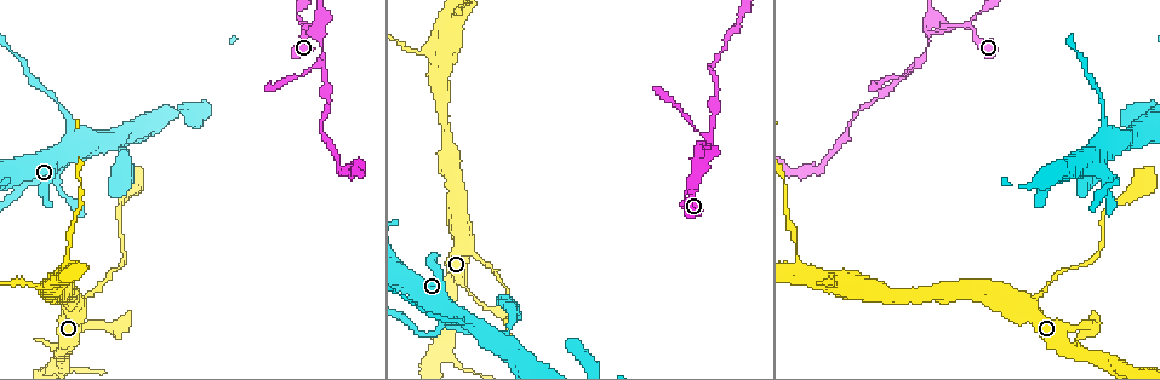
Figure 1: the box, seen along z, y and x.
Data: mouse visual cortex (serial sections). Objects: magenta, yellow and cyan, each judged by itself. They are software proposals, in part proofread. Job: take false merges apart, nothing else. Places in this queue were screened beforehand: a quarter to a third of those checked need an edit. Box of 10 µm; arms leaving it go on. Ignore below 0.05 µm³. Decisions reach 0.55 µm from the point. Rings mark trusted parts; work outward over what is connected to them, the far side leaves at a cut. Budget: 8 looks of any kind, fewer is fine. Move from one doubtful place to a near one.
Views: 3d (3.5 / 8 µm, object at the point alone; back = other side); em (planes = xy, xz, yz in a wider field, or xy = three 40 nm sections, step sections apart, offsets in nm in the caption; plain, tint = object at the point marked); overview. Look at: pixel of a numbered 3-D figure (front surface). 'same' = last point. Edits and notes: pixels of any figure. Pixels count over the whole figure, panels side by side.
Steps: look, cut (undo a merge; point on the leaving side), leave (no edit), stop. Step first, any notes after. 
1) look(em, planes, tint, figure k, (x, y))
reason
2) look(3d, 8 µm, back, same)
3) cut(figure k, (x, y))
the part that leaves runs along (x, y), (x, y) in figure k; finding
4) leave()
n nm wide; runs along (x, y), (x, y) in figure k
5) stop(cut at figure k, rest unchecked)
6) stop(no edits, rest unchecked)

look(3d, 3.5 µm, figure 1, (1107, 132))
side arm on a straight run

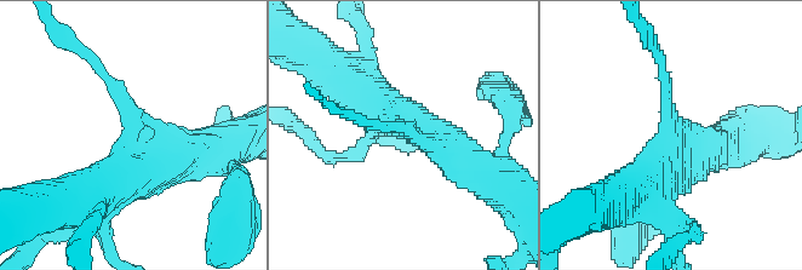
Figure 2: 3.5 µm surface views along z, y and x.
look(em, xy, step 1, tint, figure 2, (406, 130))
3 arms; arms of 150, 450, 600 nm

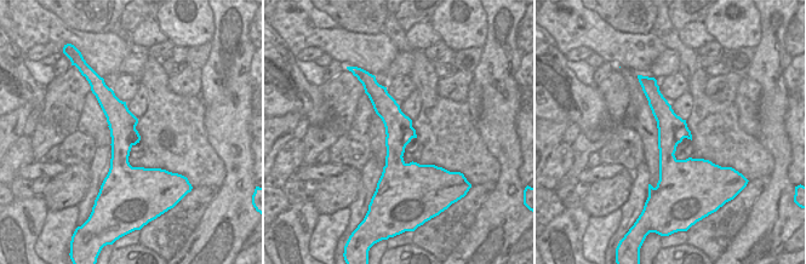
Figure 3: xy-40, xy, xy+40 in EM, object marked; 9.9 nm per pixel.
cut(figure 2, (665, 79))
the part that leaves runs along (668, 114), (662, 58), (647, 32) in figure 2; two cells meet here

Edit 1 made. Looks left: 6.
look(overview)
redraw

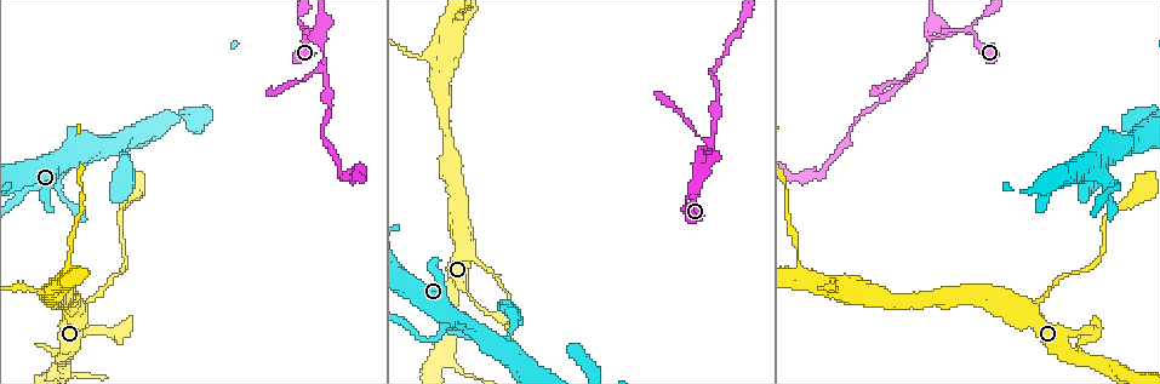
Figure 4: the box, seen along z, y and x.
look(3d, 3.5 µm, figure 4, (797, 270))
calibre changes

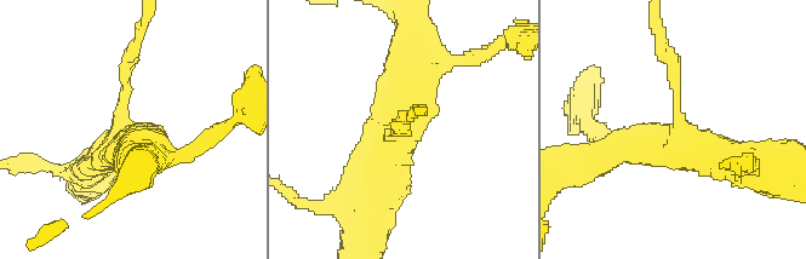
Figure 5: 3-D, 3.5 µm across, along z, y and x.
look(em, planes, tint, figure 5, (680, 127))
4 arms; arms of 150, 300, 350, 450 nm

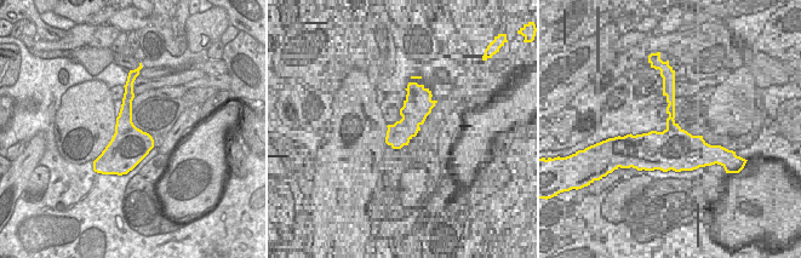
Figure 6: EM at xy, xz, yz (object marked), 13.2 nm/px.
look(em, xy, step 3, tint, same)

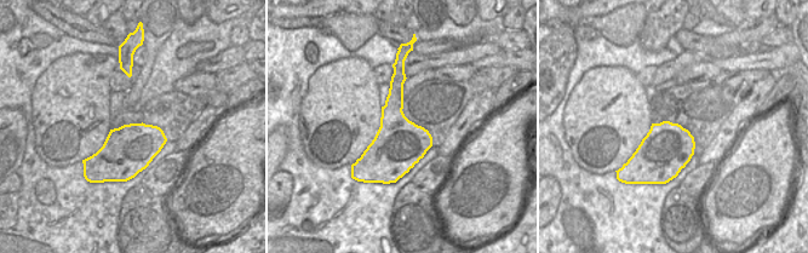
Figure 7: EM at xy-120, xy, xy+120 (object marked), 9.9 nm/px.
cut(figure 5, (676, 68))
the part that leaves runs along (678, 107), (674, 65), (658, 29) in figure 5; two cells meet here

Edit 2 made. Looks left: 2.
look(3d, 3.5 µm, figure 4, (324, 50))
narrows sharply

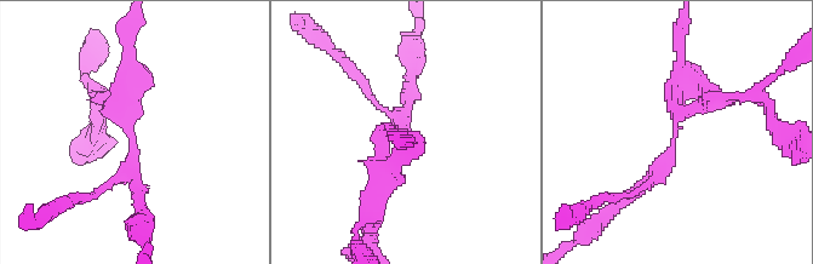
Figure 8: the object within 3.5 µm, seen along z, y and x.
look(em, xy, step 2, tint, figure 8, (129, 140))

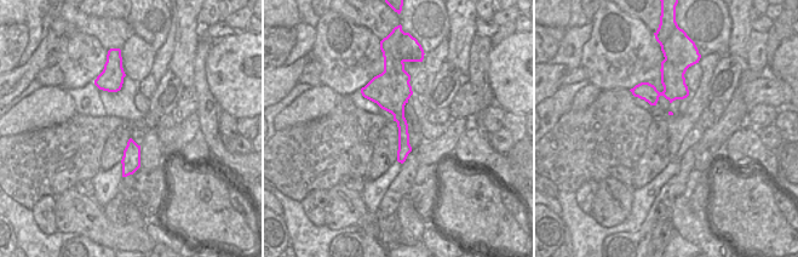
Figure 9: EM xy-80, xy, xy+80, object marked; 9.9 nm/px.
leave()
runs along (705, 91), (683, 91), (671, 154), (625, 199) in figure 8; one cell here

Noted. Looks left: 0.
stop(cut at figure 2, cut at figure 5, rest unchecked)

